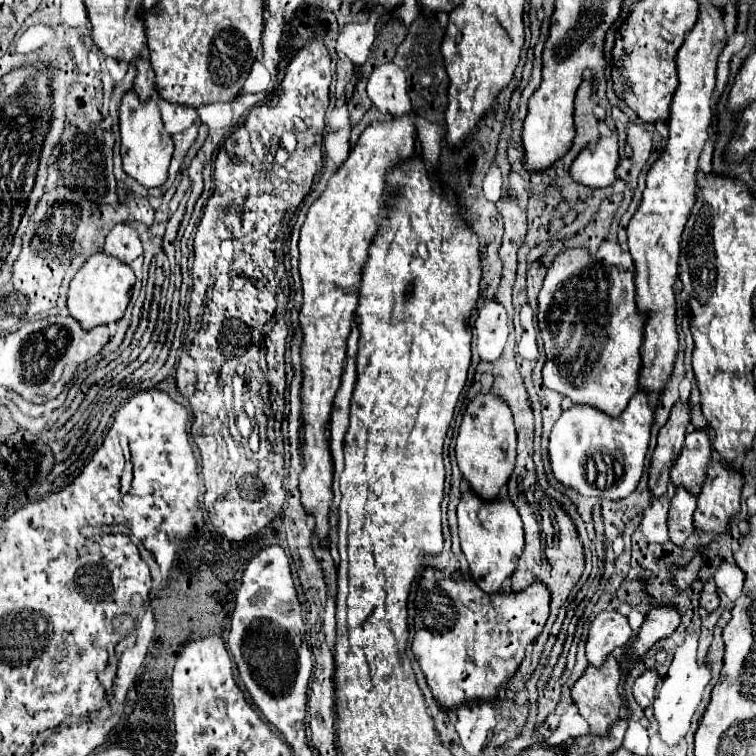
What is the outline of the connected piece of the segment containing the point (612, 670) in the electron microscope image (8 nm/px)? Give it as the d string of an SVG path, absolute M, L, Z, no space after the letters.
M610 655L606 657L606 661L600 665L600 667L594 667L594 665L588 665L584 675L570 687L570 695L574 699L574 705L578 707L580 715L588 721L590 725L590 733L592 735L604 735L608 733L610 725L614 721L618 721L622 715L628 713L620 693L618 693L618 683L620 683L620 665L618 661Z

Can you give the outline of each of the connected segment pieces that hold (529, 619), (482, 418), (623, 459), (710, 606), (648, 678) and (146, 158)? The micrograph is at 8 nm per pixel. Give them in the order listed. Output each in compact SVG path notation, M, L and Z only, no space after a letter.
M426 567L422 571L416 597L414 597L414 639L412 651L428 679L428 685L436 697L436 701L450 709L470 701L488 701L494 703L500 693L500 683L506 683L518 671L524 661L526 647L542 633L542 627L550 615L550 593L542 581L534 581L528 589L520 593L484 593L472 581L470 575L456 571L454 575L446 575L436 567Z
M480 391L466 407L460 433L456 439L456 457L468 487L486 501L498 497L502 485L508 481L516 459L516 431L508 405L492 393Z
M642 389L634 393L626 411L620 417L608 417L604 411L590 407L590 405L568 407L560 415L560 419L554 423L550 433L548 449L550 449L550 461L556 473L556 481L570 485L572 489L588 497L606 497L612 501L628 497L636 489L642 477L642 471L644 471L644 457L648 451L648 443L650 443L652 421L654 421L654 409L650 407L648 395Z
M712 579L704 583L704 589L700 593L700 607L706 609L708 613L718 607L718 589L716 589L716 585L714 585Z
M654 669L644 671L644 673L636 679L632 691L634 691L634 699L638 701L638 705L640 705L642 709L646 709L646 707L652 705L652 701L654 701L656 681L658 681L658 673L656 673Z
M128 91L122 97L118 109L120 121L120 139L122 139L122 163L124 171L144 187L160 187L168 177L168 165L174 151L172 137L164 129L160 109L156 101L140 103L134 91Z

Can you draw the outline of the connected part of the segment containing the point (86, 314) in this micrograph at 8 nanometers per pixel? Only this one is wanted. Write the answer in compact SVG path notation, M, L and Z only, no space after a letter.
M96 253L88 257L88 261L80 267L80 271L70 281L66 305L70 315L80 323L80 327L84 331L90 331L98 325L108 325L122 319L130 303L132 287L134 287L134 271L126 263L106 253Z

